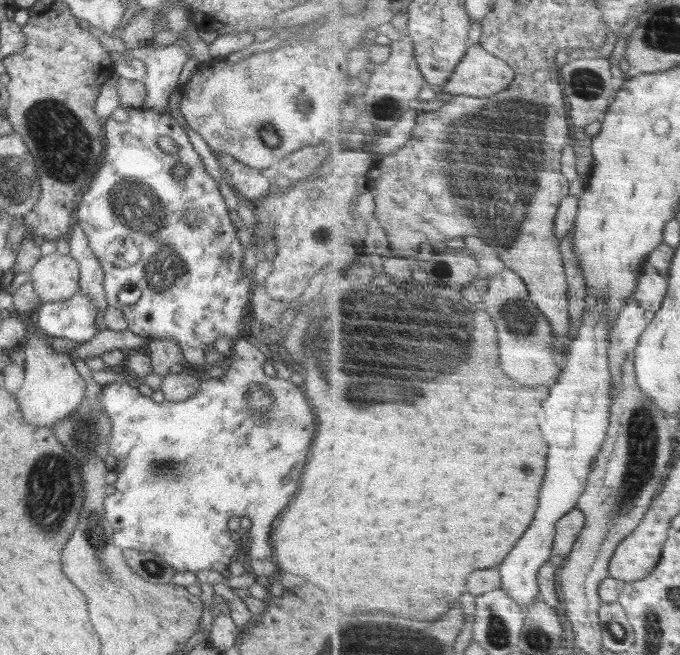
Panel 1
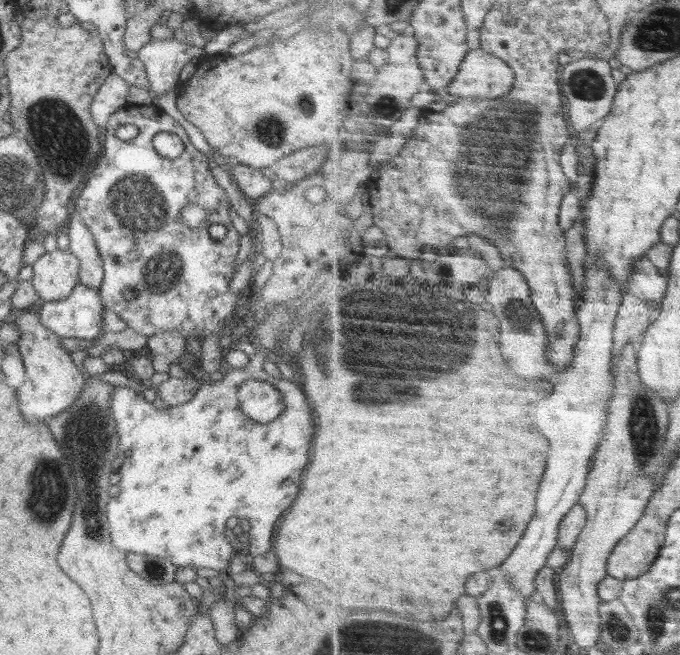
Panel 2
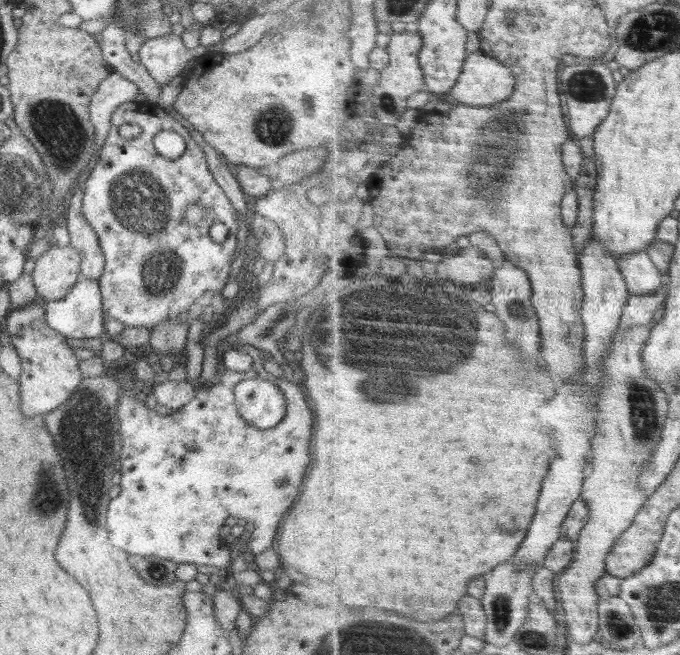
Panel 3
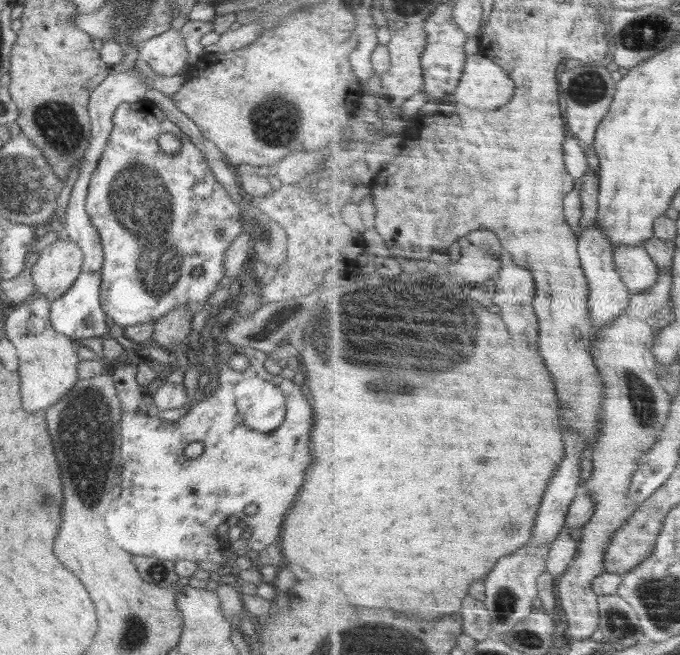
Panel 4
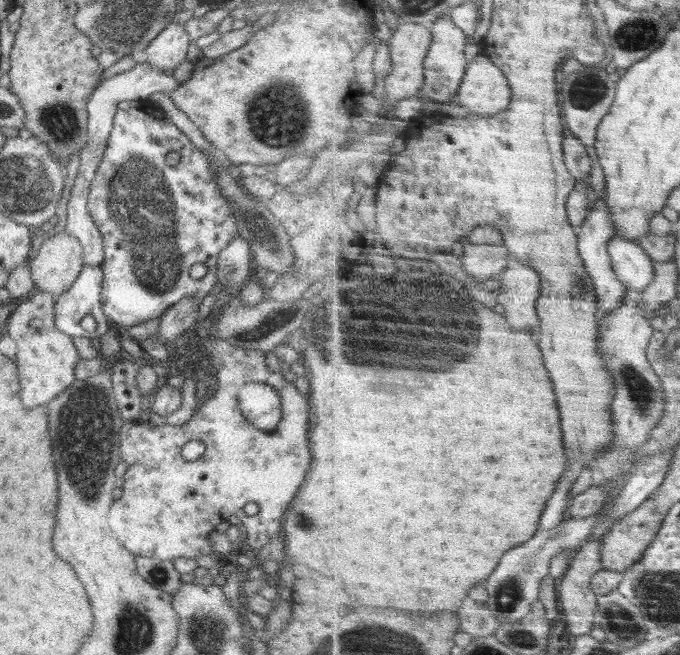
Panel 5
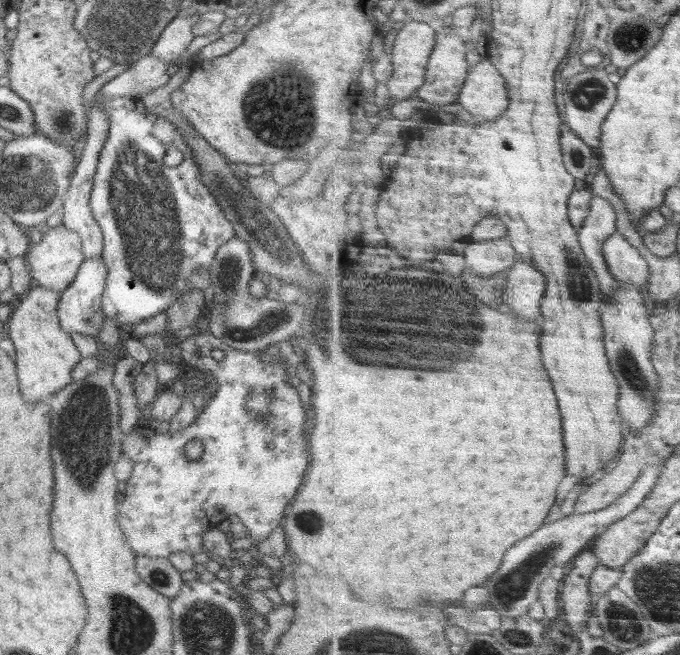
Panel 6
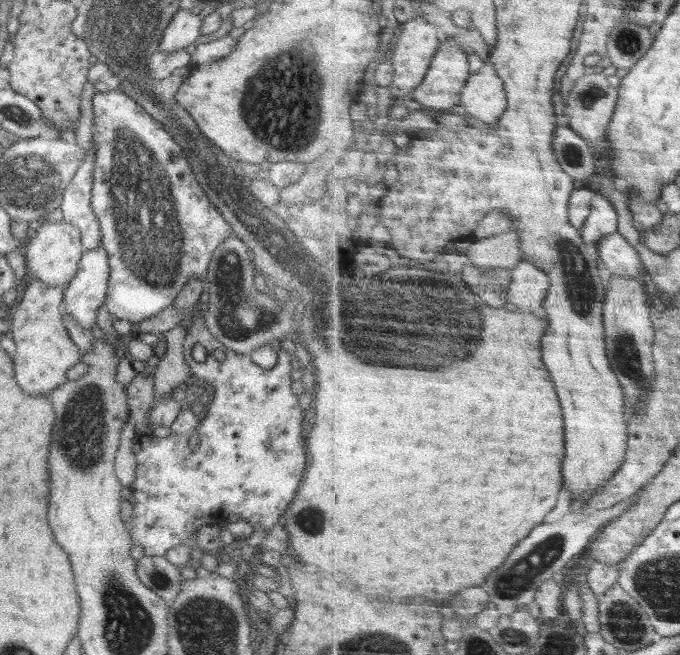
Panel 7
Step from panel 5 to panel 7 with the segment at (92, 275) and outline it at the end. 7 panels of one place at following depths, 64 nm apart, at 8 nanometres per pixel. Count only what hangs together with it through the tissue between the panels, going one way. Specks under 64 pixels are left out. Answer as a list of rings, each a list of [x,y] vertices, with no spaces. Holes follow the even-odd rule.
[[[103,248],[83,252],[78,270],[63,298],[63,314],[72,316],[70,320],[74,320],[80,328],[95,333],[98,309],[105,301],[108,281],[108,258]]]

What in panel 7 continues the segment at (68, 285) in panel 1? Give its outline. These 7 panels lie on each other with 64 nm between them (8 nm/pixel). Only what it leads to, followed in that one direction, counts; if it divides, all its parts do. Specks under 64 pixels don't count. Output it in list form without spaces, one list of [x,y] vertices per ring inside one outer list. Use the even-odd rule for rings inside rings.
[[[46,222],[33,226],[31,235],[24,246],[23,253],[28,271],[34,278],[40,279],[51,287],[69,283],[78,270],[78,264],[83,256],[81,234],[78,228],[66,222]]]

